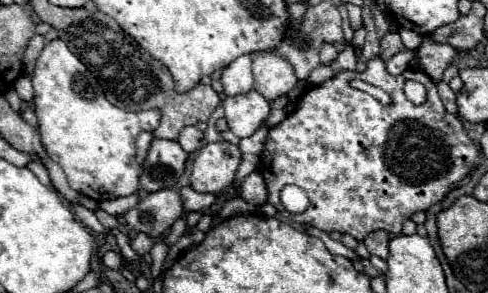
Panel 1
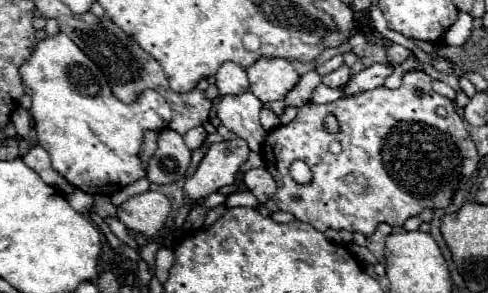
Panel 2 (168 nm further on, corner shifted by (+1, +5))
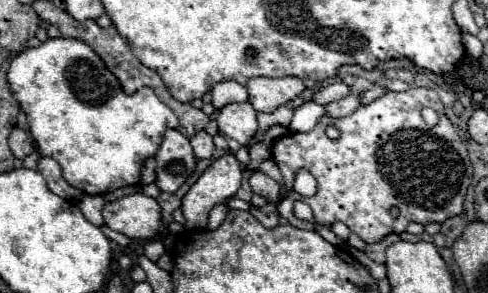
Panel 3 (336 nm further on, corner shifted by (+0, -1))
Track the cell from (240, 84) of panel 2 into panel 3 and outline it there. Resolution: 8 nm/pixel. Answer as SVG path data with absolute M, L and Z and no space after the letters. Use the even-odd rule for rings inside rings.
M223 80L223 82L213 86L211 96L213 96L213 106L219 110L231 102L245 102L247 88L235 80Z

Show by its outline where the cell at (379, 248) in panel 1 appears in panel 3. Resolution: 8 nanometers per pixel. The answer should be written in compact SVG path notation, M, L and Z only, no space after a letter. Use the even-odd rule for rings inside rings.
M389 234L389 236L385 236L381 242L367 244L365 254L367 254L373 262L383 264L383 262L385 262L385 250L387 250L387 246L391 246L391 244L393 244L393 242L397 242L397 240L399 240L399 236L397 236L397 234Z

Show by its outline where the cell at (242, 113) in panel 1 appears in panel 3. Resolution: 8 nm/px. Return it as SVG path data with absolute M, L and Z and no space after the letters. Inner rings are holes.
M233 102L221 108L217 114L217 124L221 134L227 134L229 138L237 140L241 146L245 146L259 128L257 112L253 110L253 106L249 106L249 102L243 104Z

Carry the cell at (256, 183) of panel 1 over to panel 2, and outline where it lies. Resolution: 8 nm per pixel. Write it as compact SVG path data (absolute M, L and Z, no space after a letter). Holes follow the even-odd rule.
M266 168L248 170L244 174L244 184L248 186L250 192L254 192L254 196L258 198L258 202L270 200L274 196L274 192L276 192L276 182L274 182L272 174Z

